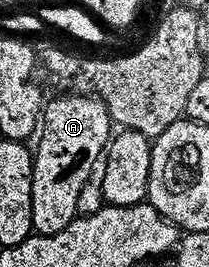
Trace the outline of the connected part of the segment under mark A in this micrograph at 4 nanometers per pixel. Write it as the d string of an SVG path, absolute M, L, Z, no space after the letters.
M69 95L73 97L57 97L46 104L43 109L43 128L40 130L41 142L35 145L33 159L33 231L42 237L54 237L59 231L67 231L71 223L76 221L76 208L79 195L85 185L94 180L93 172L98 172L103 158L106 156L115 126L109 118L107 107L96 95Z

